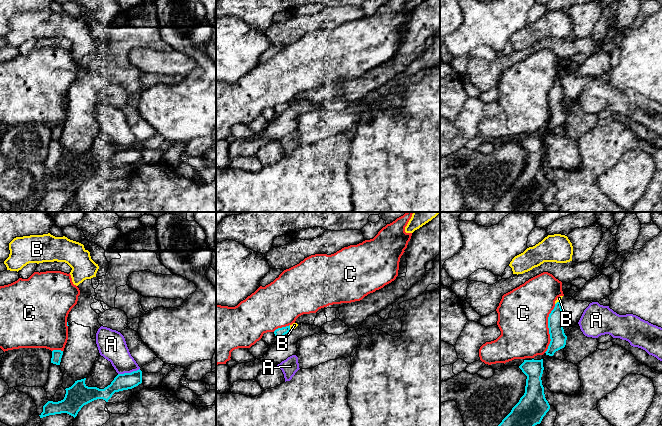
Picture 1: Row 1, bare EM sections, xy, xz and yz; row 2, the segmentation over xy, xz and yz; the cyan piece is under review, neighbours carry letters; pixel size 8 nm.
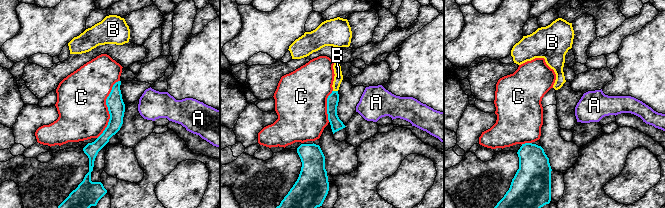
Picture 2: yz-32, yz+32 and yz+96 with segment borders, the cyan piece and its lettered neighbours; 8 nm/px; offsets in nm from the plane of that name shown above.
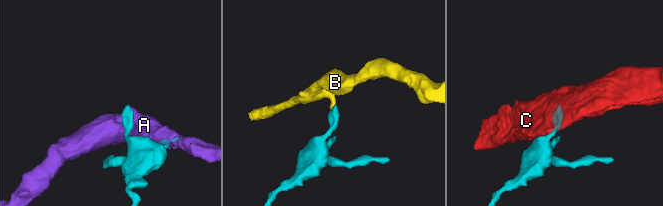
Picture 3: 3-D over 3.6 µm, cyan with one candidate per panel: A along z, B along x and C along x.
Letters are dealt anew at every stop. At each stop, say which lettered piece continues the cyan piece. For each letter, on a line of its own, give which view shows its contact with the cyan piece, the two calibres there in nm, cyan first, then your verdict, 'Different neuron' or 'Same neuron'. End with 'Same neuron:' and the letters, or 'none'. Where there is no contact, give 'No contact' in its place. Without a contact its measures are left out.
A: Touches cyan in xy. Thickness 130 nm (cyan) against 220 nm. Different neuron
B: Touches cyan in yz. Thickness 130 nm (cyan) against 30 nm. Different neuron
C: Touches cyan in yz. Thickness 130 nm (cyan) against 400 nm. Different neuron
Same neuron: none

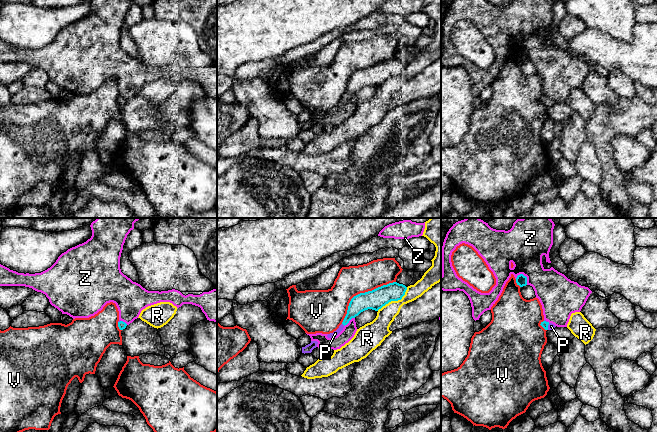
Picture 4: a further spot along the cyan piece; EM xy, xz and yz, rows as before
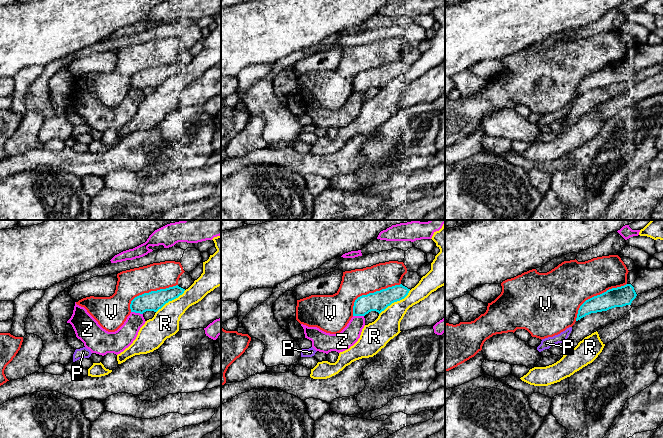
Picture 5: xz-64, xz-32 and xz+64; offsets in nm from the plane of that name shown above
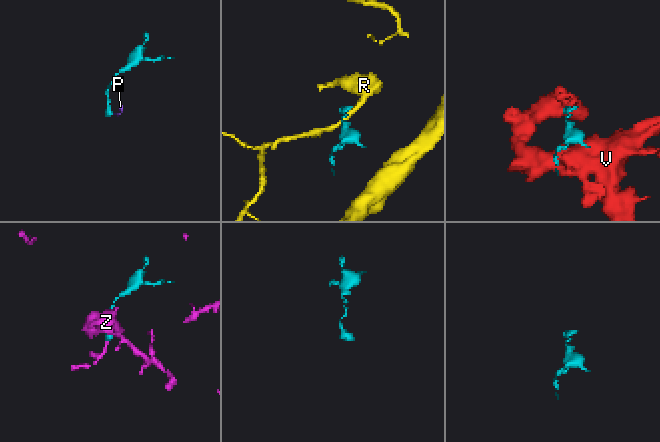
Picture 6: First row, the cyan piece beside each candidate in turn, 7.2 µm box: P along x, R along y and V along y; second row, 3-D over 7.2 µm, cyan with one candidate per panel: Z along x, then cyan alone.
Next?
P: Touches cyan in yz. Thickness 60 nm (cyan) against 50 nm. Same neuron
R: Touches cyan in xz. Thickness 160 nm (cyan) against 160 nm. Different neuron
V: Touches cyan in xz. Thickness 160 nm (cyan) against 260 nm. Different neuron
Z: Touches cyan in yz. Thickness 90 nm (cyan) against 340 nm. Different neuron
Same neuron: P

